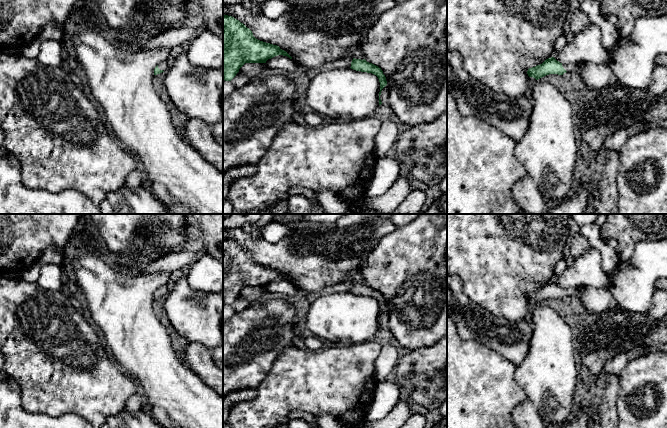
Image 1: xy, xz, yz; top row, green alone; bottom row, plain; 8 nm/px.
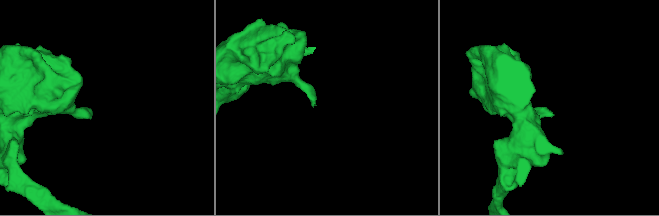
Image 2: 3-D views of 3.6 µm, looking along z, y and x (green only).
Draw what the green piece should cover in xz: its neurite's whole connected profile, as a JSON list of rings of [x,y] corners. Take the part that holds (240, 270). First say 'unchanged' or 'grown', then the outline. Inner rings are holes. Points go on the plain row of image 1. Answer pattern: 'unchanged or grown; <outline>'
unchanged; [[[223,239],[223,303],[231,305],[245,287],[266,287],[268,283],[283,279],[292,281],[279,270],[256,263],[252,255],[232,240]]]

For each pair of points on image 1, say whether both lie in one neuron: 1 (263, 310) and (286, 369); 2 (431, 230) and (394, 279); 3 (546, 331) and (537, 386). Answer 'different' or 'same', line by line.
1: different
2: same
3: same

